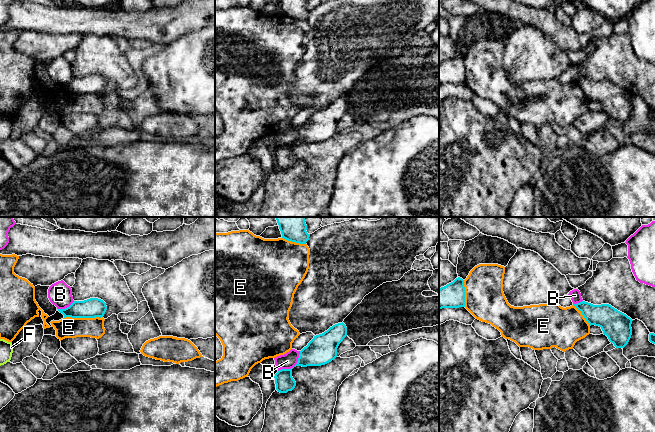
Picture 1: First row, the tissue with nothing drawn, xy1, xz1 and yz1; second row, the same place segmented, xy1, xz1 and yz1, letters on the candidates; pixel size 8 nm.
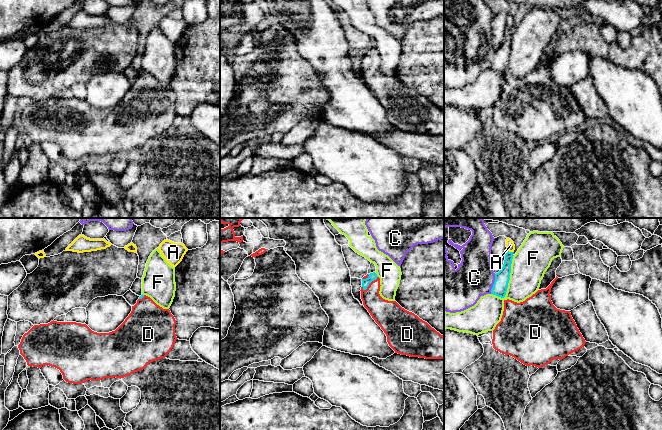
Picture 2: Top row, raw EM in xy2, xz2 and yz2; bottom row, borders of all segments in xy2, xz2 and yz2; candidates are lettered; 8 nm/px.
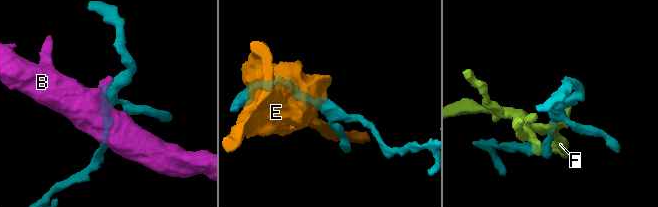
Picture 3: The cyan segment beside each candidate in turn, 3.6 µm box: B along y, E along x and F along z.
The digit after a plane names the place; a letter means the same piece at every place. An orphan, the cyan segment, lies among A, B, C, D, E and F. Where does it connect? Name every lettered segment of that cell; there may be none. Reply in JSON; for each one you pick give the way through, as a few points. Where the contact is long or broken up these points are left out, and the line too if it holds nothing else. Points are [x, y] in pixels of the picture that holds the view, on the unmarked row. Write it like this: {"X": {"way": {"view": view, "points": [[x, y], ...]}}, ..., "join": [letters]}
{"D": {"way": {"view": "xz2", "points": [[373, 52], [369, 59], [370, 73], [382, 87]]}}, "join": ["D"]}

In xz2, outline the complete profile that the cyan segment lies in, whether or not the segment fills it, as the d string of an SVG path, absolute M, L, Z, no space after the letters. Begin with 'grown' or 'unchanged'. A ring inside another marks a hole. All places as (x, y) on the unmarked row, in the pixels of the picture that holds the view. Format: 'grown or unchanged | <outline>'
grown | M375 48L362 54L361 75L387 112L395 129L425 135L444 135L444 112L396 77L383 75Z

